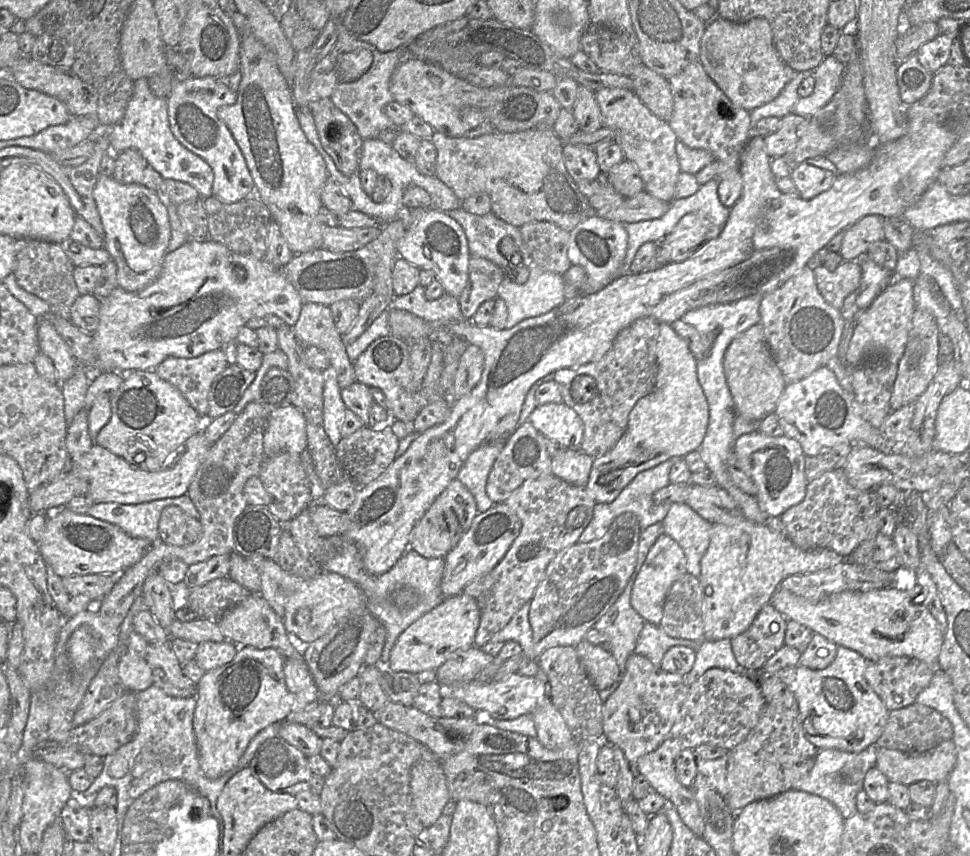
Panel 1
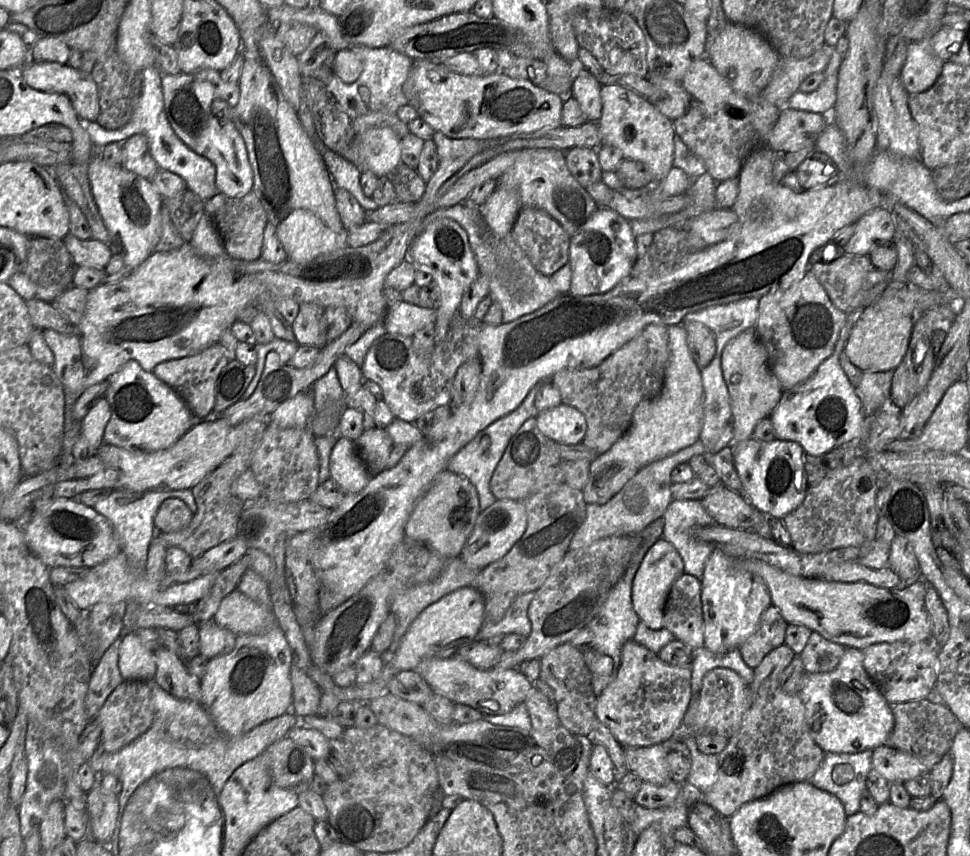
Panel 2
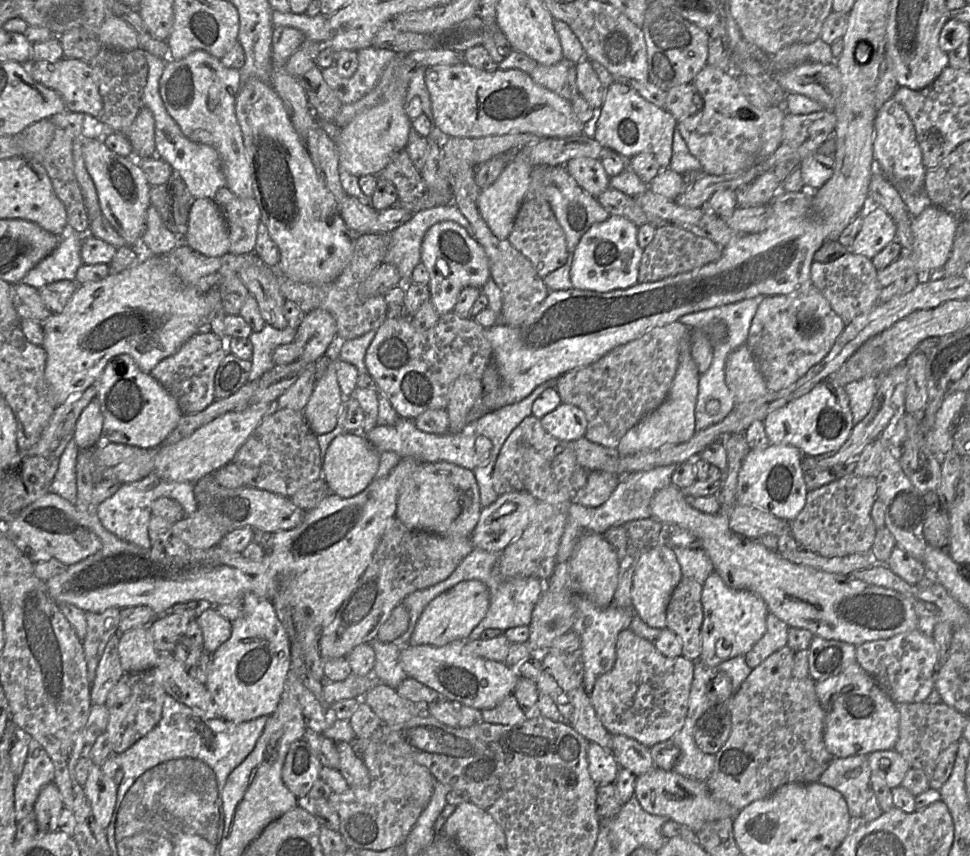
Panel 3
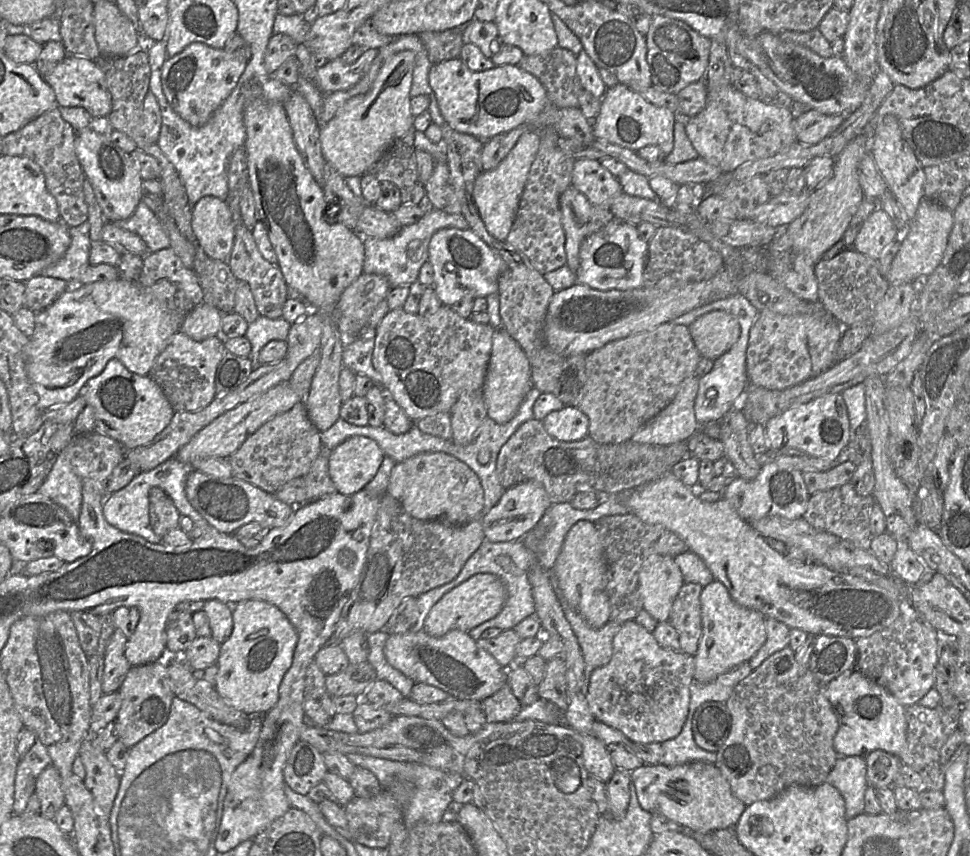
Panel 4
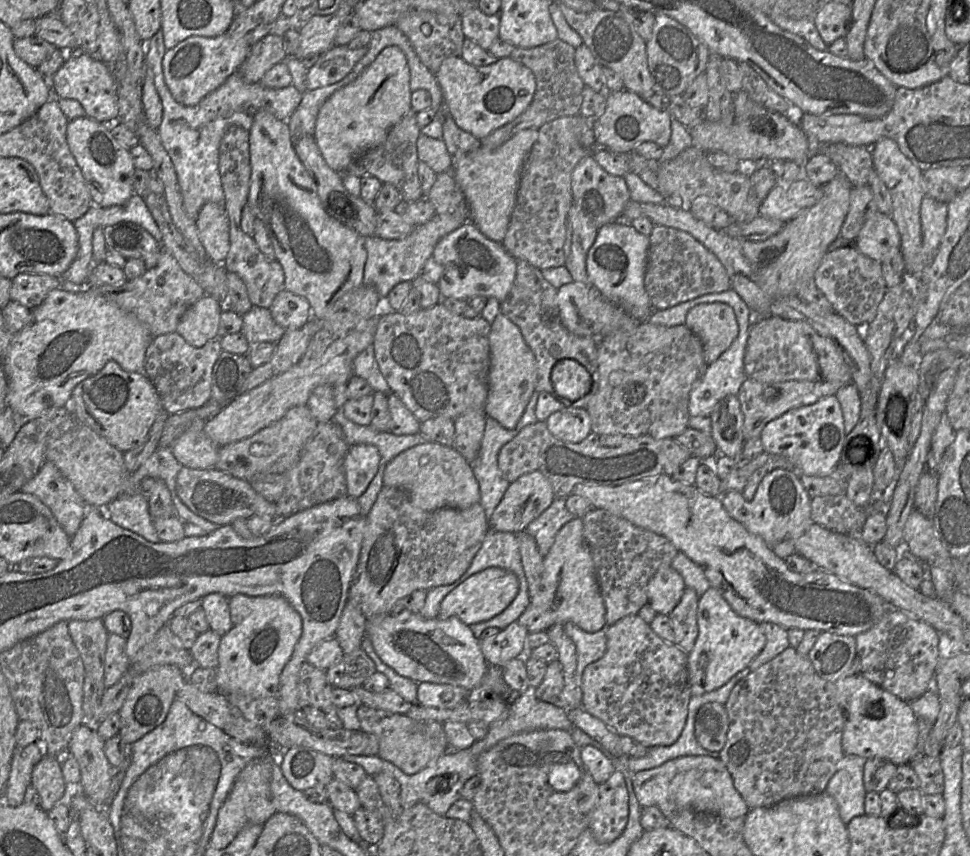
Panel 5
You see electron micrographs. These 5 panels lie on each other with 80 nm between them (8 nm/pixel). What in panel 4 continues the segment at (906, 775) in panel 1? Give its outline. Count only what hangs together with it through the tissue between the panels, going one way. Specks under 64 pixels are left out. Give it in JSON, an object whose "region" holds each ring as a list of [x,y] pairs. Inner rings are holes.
{"region":[[[874,750],[866,756],[866,778],[874,789],[893,787],[894,779],[902,766],[899,756]]]}

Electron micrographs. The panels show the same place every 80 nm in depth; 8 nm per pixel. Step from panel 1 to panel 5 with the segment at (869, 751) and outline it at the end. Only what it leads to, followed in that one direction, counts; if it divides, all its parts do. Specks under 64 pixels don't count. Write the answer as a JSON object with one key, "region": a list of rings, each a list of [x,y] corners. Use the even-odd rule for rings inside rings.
{"region":[[[844,753],[824,791],[836,800],[840,818],[845,825],[852,818],[865,814],[865,762],[863,757]]]}

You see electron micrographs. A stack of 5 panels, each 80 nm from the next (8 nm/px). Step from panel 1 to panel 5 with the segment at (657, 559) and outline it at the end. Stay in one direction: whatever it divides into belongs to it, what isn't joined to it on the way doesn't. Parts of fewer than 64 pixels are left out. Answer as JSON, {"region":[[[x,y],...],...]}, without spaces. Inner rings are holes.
{"region":[[[670,565],[659,568],[647,584],[648,603],[658,614],[668,616],[679,603],[685,584]]]}

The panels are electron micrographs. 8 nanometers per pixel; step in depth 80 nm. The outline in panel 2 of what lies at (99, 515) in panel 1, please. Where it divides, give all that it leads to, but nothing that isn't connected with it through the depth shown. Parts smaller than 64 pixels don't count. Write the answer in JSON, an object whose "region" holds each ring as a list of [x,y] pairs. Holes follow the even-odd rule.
{"region":[[[115,489],[109,497],[98,502],[94,507],[96,513],[111,522],[121,551],[126,555],[131,567],[136,570],[145,570],[150,543],[156,535],[154,518],[162,502],[167,499],[181,500],[193,515],[197,511],[191,489],[172,491],[151,490],[138,494]]]}

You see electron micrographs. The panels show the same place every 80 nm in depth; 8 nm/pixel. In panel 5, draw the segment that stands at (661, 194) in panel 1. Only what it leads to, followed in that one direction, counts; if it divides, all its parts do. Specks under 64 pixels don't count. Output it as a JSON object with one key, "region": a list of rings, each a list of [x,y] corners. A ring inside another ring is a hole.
{"region":[[[623,89],[619,92],[606,93],[606,107],[603,113],[593,120],[593,131],[599,147],[614,153],[628,153],[643,142],[651,141],[662,149],[667,146],[671,137],[672,116],[656,109],[645,99],[634,92]]]}

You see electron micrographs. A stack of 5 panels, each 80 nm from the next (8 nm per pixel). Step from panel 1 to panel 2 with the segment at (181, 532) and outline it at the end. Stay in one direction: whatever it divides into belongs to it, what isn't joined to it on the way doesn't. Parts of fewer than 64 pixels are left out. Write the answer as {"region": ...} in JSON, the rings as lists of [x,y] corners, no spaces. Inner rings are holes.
{"region":[[[167,499],[162,502],[154,518],[156,533],[183,530],[189,525],[192,517],[192,512],[184,502],[179,499]]]}

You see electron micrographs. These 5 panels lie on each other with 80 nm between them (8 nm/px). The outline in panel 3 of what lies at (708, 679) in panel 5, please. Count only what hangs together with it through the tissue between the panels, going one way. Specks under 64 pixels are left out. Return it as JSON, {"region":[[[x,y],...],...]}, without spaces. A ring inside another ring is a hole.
{"region":[[[713,571],[705,580],[701,595],[703,624],[701,629],[701,662],[716,666],[739,655],[745,655],[766,631],[769,613],[766,603],[757,594],[747,590],[733,589]]]}

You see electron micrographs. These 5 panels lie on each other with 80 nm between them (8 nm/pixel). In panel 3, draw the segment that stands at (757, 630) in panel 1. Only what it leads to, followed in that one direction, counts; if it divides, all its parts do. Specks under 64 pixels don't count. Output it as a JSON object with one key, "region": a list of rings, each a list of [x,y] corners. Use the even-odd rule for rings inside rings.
{"region":[[[769,612],[764,635],[745,654],[747,665],[755,669],[772,653],[787,645],[789,628],[787,623]]]}

